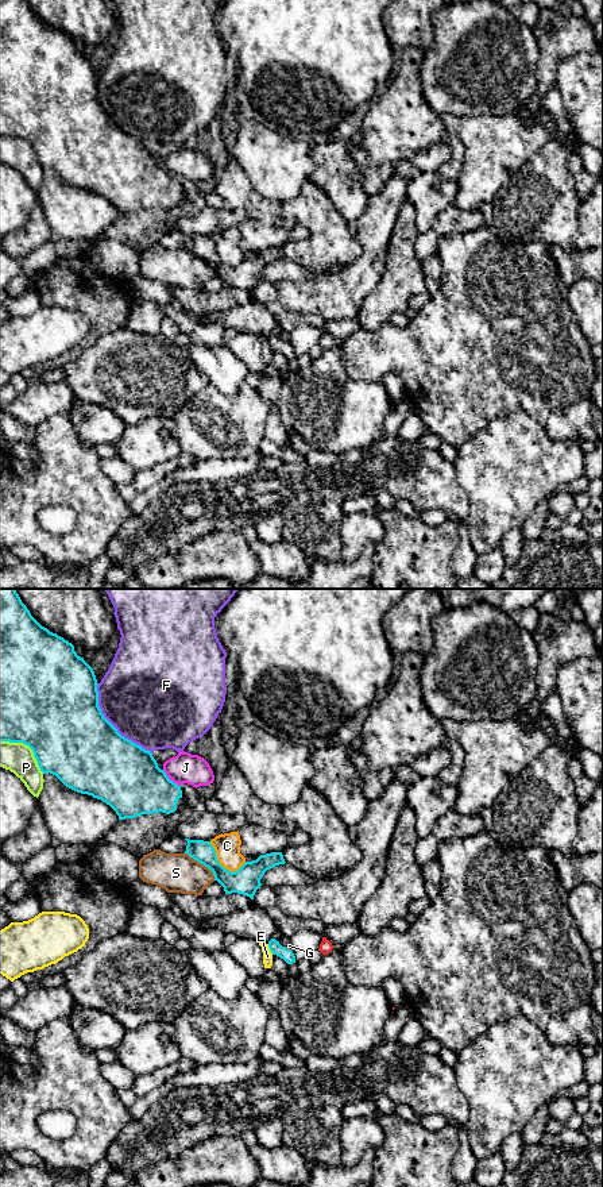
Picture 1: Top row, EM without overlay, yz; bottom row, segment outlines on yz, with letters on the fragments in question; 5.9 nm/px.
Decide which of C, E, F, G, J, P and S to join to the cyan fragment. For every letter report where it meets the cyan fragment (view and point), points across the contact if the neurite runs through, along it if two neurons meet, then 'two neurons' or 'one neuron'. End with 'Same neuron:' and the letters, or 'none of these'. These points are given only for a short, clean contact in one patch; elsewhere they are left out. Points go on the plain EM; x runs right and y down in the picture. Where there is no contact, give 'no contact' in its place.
C: meets cyan in yz at (221, 261); two neurons
E: meets cyan in yz at (270, 345); two neurons
F: meets cyan in yz at (111, 119); two neurons
G: meets cyan in yz at (286, 343); one neuron
J: meets cyan in yz at (169, 174); two neurons
P: meets cyan in yz at (27, 139); two neurons
S: meets cyan in yz at (201, 258); two neurons
Same neuron: G

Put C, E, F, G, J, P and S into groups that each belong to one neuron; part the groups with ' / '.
C / E / F / G / J / P / S

